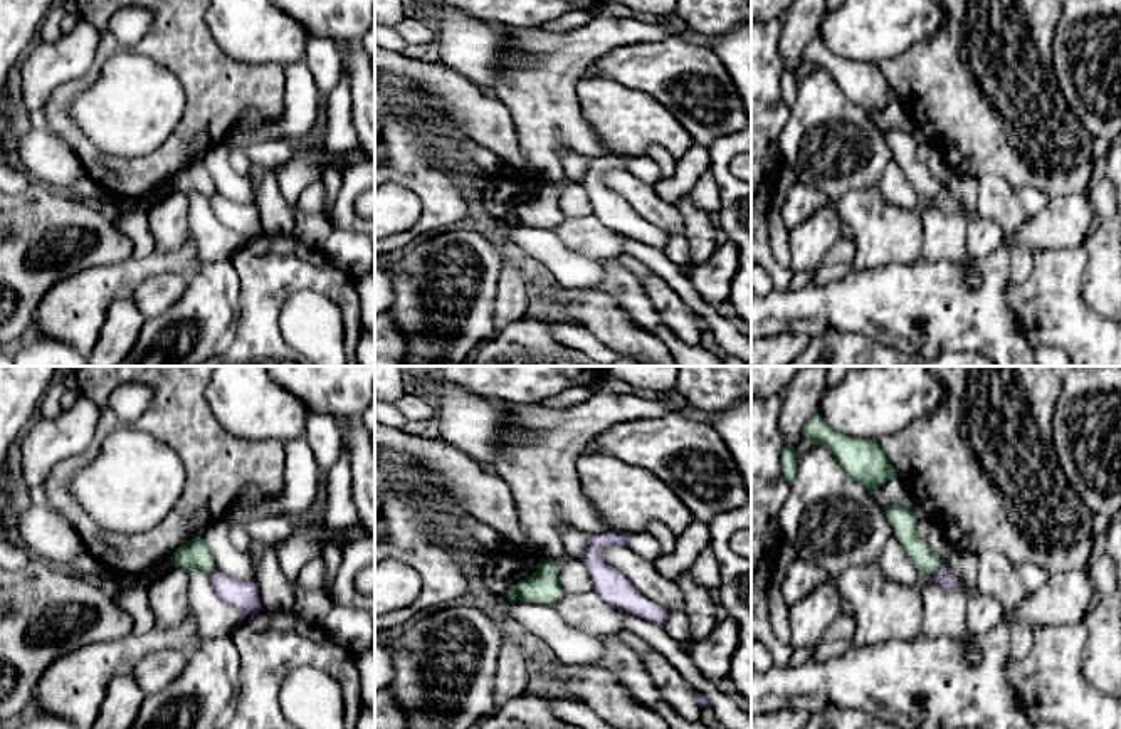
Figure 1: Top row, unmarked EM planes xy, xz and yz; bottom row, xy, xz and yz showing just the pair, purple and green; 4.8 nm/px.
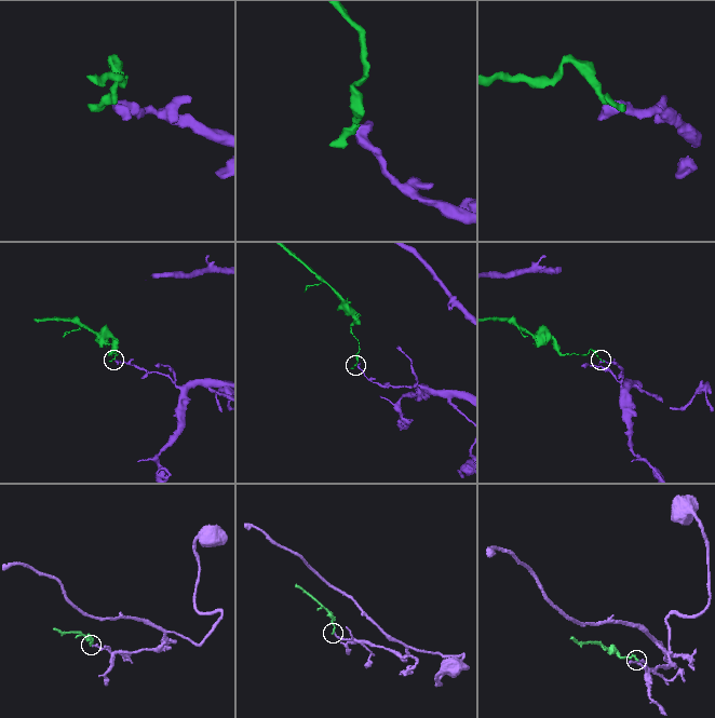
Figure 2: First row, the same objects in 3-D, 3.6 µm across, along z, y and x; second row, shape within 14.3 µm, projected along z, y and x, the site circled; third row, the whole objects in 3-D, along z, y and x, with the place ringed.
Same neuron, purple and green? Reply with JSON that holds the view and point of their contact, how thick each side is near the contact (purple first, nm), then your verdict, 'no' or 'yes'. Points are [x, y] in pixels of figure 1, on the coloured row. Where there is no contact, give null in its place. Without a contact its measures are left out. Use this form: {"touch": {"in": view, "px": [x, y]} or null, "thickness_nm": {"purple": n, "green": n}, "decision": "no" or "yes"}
{"touch": {"in": "yz", "px": [940, 570]}, "thickness_nm": {"purple": 90, "green": 110}, "decision": "no"}

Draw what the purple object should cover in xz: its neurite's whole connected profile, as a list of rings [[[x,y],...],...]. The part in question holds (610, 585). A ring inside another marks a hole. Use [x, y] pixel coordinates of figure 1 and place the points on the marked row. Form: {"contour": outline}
{"contour": [[[615,531],[590,536],[585,554],[582,556],[592,578],[593,591],[607,605],[625,615],[637,616],[654,627],[664,628],[669,611],[645,600],[618,569],[605,561],[603,551],[608,546],[625,546],[625,538]]]}

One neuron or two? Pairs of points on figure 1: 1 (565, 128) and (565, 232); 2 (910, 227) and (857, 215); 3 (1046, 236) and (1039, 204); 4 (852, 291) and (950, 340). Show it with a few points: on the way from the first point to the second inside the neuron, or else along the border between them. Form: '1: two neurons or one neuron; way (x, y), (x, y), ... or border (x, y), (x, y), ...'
1: two neurons; border (592, 214), (565, 217)
2: one neuron; way (896, 227), (879, 227), (871, 219)
3: two neurons; border (1049, 200), (1037, 214), (1027, 219)
4: one neuron; way (878, 303), (920, 308), (926, 314)

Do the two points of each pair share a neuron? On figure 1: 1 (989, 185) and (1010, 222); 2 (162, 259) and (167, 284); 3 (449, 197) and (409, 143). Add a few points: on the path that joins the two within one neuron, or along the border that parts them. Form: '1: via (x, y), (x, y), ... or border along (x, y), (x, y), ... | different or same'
1: via (995, 194), (1009, 214) | same
2: border along (189, 276), (153, 274), (131, 294) | different
3: via (437, 183), (415, 157) | same

